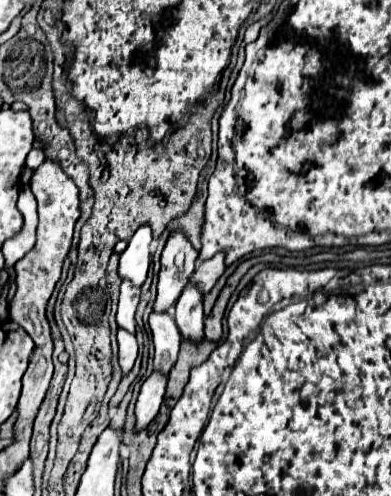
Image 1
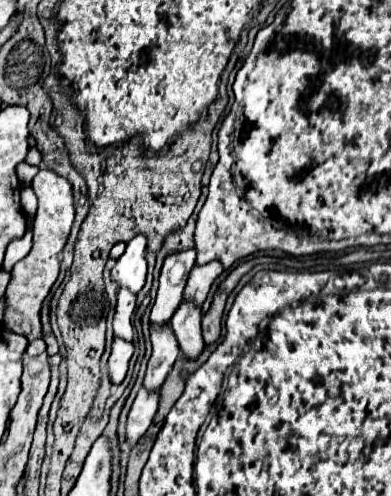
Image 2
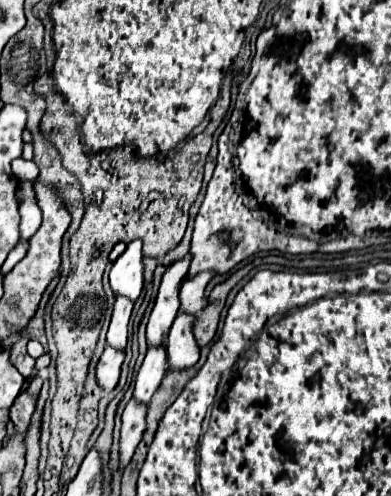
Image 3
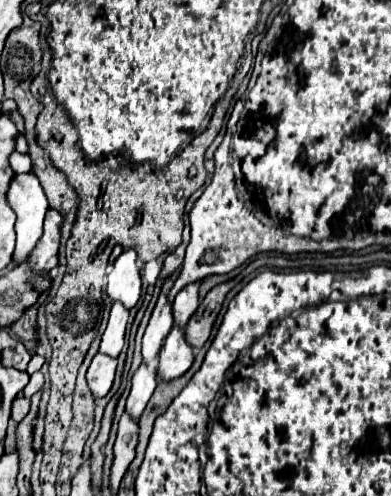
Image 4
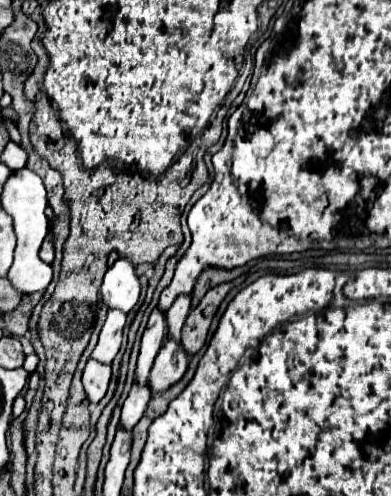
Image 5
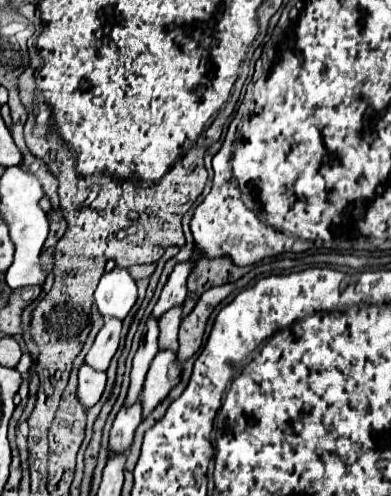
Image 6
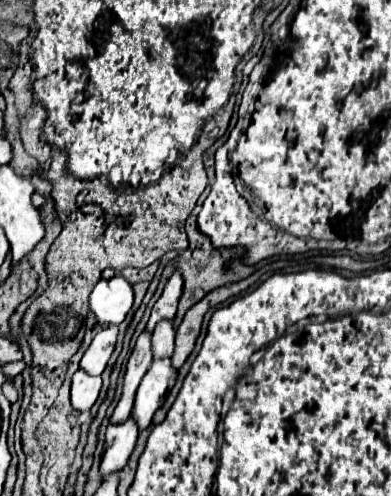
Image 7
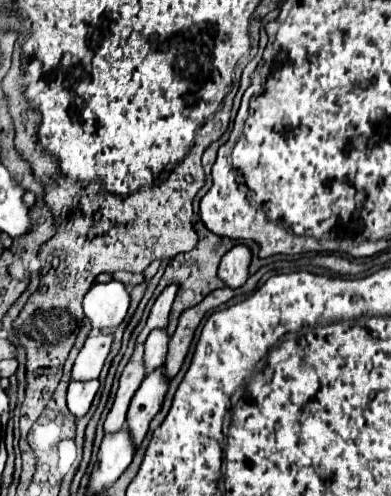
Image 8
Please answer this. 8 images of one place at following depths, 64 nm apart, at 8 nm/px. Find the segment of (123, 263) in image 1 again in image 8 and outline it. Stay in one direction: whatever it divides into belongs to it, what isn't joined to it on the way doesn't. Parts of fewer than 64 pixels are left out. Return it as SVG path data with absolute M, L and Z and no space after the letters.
M110 280L106 284L96 284L84 296L84 316L90 320L92 332L116 328L128 312L130 294L122 282Z

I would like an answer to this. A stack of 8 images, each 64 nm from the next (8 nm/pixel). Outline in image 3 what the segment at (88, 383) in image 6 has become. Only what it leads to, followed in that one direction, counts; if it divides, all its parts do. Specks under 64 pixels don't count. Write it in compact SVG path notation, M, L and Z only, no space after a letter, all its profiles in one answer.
M106 348L96 364L96 382L100 384L102 392L114 390L120 378L120 366L124 360L124 352L118 352L114 348Z

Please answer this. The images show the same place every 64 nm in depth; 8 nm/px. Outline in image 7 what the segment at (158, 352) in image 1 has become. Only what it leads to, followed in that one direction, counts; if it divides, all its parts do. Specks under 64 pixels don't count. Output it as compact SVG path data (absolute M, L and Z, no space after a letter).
M128 418L118 426L108 426L102 462L100 462L102 478L110 476L112 472L120 472L128 464L136 446L136 436L138 436L138 428L132 418Z

